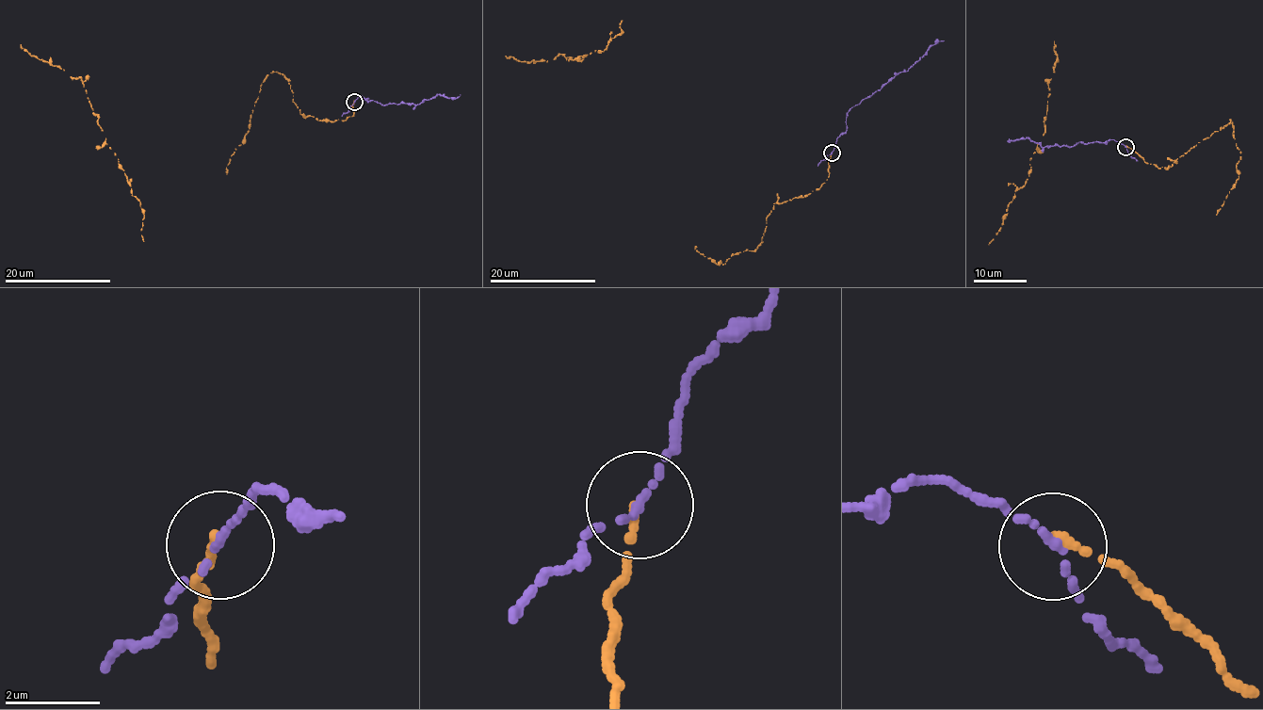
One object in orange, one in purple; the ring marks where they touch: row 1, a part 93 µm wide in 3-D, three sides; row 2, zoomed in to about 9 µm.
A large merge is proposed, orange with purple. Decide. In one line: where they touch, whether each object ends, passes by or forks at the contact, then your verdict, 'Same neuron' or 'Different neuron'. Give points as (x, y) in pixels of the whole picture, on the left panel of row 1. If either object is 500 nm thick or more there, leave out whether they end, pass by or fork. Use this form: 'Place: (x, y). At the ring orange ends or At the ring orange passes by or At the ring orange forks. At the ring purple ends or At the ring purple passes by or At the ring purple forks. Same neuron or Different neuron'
Place: (354, 102). At the ring orange ends. At the ring purple passes by. Same neuron

